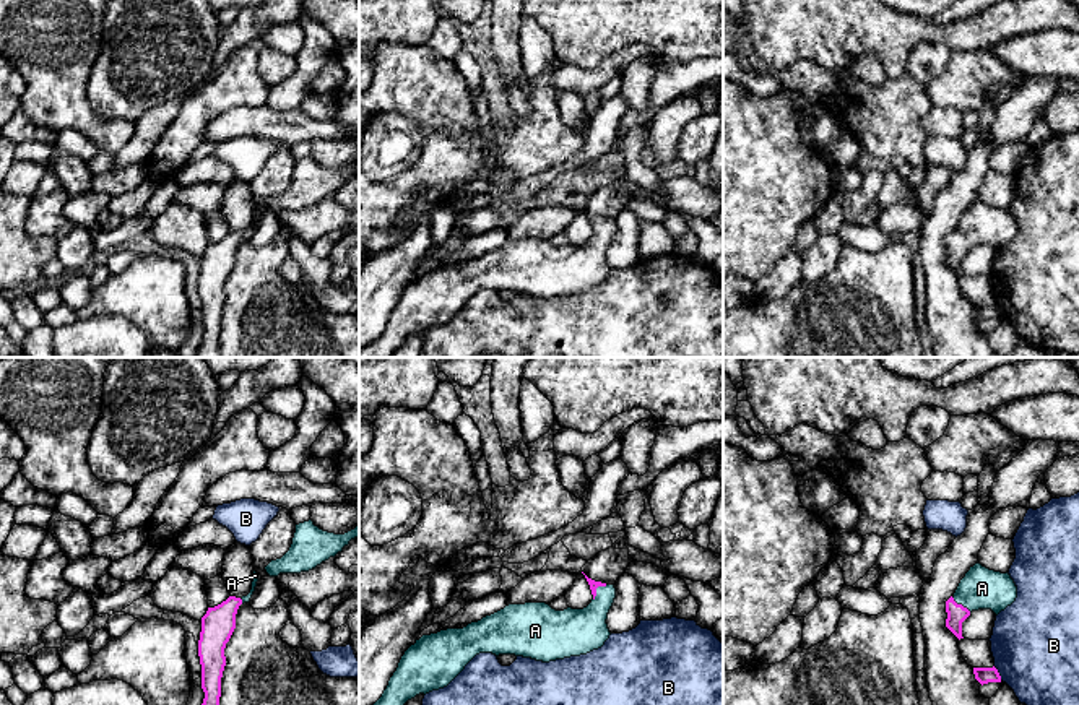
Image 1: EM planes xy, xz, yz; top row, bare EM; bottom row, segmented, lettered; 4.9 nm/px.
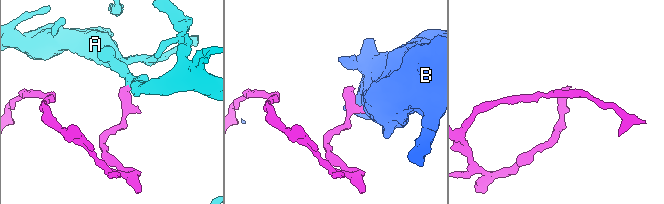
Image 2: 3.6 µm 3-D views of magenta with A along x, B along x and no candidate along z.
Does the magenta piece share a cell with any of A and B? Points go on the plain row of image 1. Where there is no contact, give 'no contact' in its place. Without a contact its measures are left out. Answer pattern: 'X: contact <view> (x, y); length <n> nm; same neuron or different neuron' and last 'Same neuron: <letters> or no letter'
A: contact xz (595, 226); length 100 nm; same neuron
B: contact yz (998, 309); length 80 nm; different neuron
Same neuron: A

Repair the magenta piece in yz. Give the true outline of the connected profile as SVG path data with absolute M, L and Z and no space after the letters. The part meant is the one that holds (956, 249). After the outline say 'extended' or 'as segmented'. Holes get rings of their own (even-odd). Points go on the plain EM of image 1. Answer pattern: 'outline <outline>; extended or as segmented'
outline M977 198L946 237L946 263L960 276L962 258L972 247L991 245L998 252L1016 234L1017 223L1008 208L994 208Z; extended

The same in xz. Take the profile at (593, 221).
outline M585 214L593 236L583 245L509 240L463 265L422 271L405 288L382 333L359 357L392 357L408 336L447 323L479 289L549 299L601 284L611 271L606 255L616 224Z; extended

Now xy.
outline M254 206L252 226L247 232L229 232L202 253L198 292L202 301L202 325L205 335L195 357L221 357L219 333L221 314L226 302L224 284L236 265L236 250L240 240L249 239L258 218Z; extended

